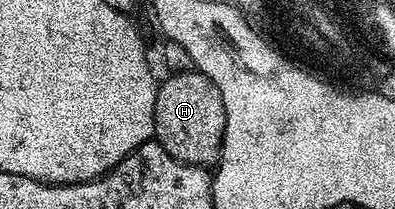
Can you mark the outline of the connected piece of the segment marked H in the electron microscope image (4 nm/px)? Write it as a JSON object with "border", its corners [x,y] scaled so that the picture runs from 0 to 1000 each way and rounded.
{"border":[[[501,340],[438,344],[418,359],[418,383],[403,388],[390,488],[390,584],[395,589],[392,665],[451,775],[463,785],[501,785],[537,794],[557,761],[557,713],[567,684],[572,622],[572,507],[562,507],[562,450],[532,373],[522,373]]]}

